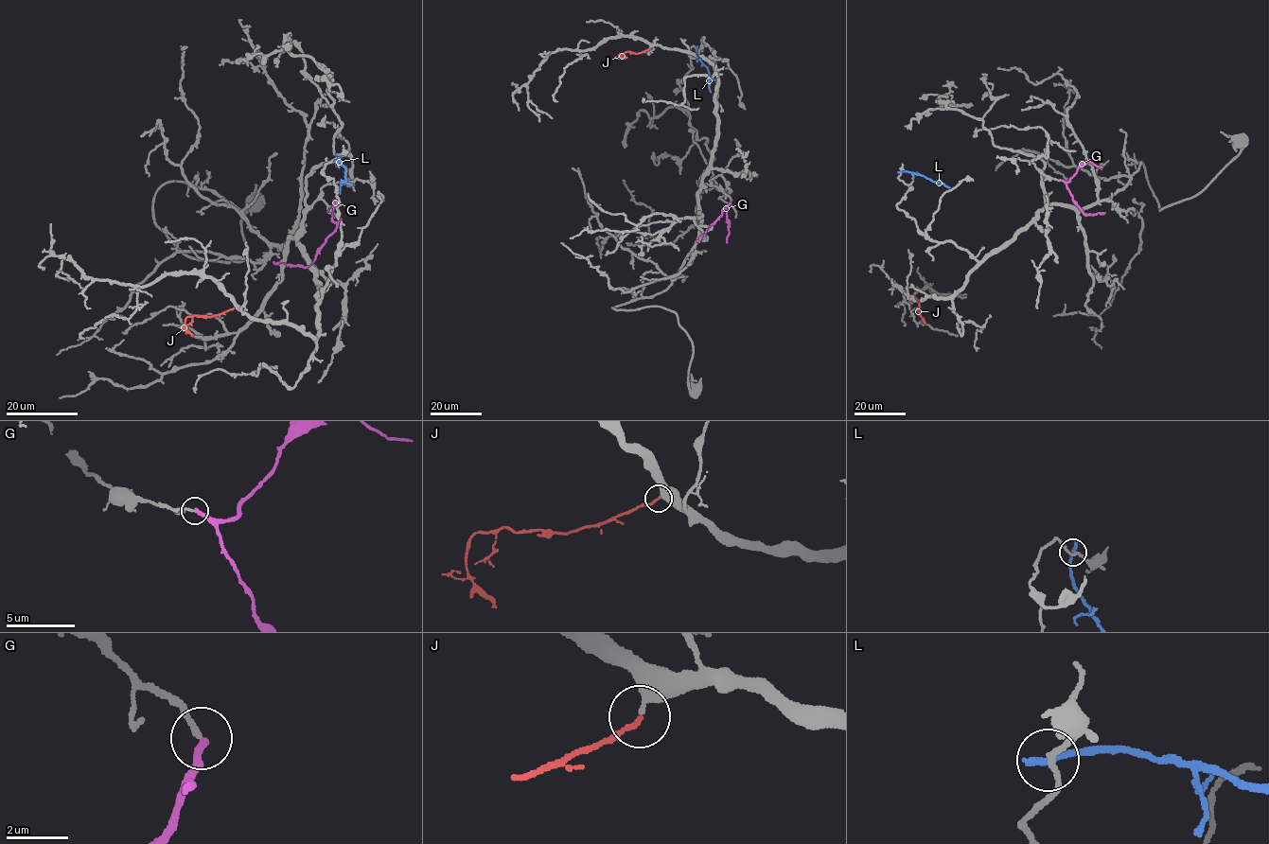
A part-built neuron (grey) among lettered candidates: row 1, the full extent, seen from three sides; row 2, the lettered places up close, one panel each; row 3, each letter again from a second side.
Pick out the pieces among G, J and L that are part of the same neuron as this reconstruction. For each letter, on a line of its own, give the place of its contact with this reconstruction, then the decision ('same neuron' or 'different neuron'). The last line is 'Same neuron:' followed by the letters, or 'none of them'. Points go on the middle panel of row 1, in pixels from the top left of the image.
G: contact (731, 199); different neuron
J: contact (650, 47); same neuron
L: contact (696, 48); different neuron
Same neuron: J

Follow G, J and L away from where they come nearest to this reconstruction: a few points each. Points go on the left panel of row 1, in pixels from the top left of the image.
G: (340, 219), (308, 266), (303, 268), (273, 262)
J: (234, 307), (213, 316), (186, 317), (185, 326), (192, 336)
L: (338, 154), (346, 180), (342, 183), (340, 193)

